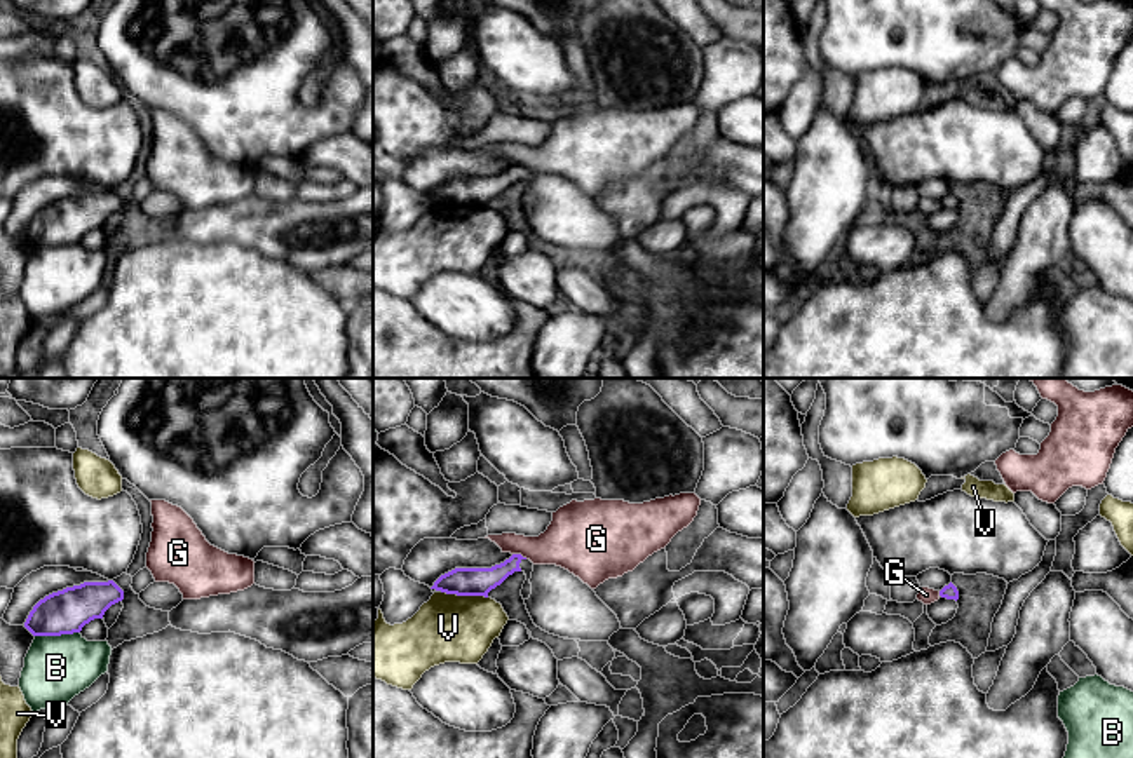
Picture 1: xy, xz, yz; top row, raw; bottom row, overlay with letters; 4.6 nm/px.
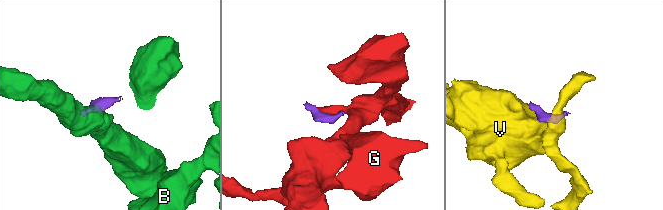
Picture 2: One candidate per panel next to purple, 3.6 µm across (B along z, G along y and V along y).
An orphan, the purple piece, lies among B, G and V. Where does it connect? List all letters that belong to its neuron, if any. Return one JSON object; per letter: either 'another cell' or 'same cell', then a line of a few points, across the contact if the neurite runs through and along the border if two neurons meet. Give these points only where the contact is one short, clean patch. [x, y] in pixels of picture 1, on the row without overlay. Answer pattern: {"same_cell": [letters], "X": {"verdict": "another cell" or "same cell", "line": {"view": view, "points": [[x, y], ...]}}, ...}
{"same_cell": [], "B": {"verdict": "another cell"}, "G": {"verdict": "another cell"}, "V": {"verdict": "another cell", "line": {"view": "xz", "points": [[441, 201], [487, 208]]}}}

